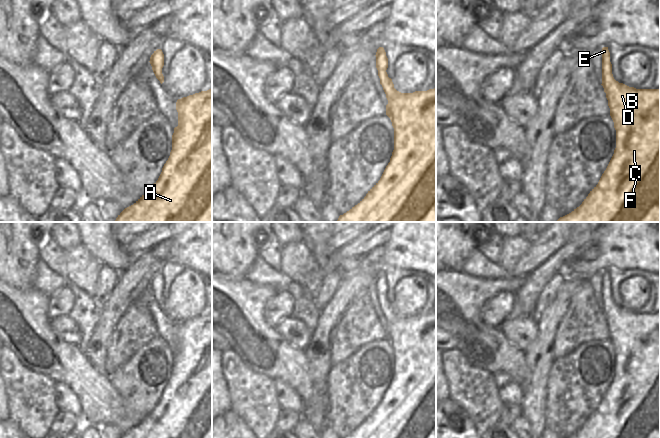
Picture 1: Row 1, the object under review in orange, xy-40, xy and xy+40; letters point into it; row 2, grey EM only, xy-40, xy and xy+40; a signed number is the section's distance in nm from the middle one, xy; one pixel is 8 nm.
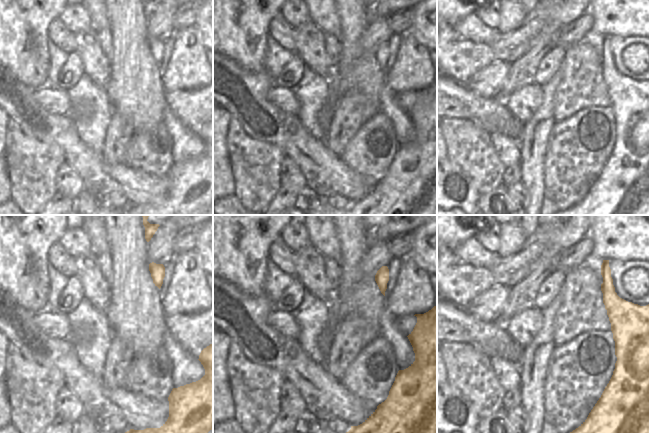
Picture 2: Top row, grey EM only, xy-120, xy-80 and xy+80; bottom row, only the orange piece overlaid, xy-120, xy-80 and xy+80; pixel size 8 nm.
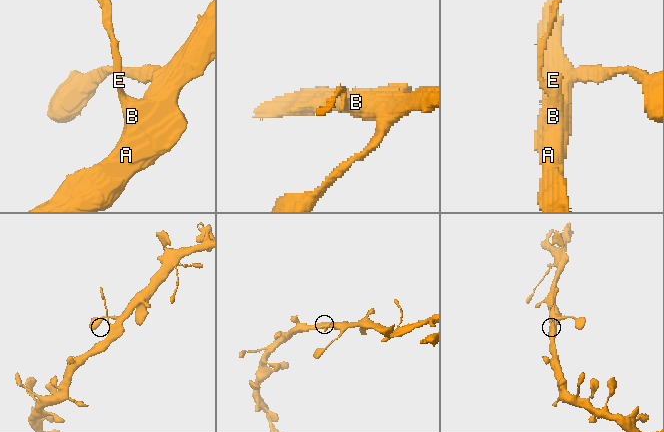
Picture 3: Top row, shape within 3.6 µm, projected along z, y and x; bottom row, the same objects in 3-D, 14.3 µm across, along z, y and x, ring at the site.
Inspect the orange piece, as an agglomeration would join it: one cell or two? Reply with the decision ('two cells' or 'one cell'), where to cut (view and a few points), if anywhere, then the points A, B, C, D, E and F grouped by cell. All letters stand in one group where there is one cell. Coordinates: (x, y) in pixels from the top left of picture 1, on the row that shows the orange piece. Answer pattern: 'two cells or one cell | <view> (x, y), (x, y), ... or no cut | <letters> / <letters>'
two cells | xy+40 (613, 77), (608, 84), (608, 91), (606, 93) | A B C D F / E

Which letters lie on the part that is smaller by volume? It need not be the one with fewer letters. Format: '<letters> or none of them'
E

